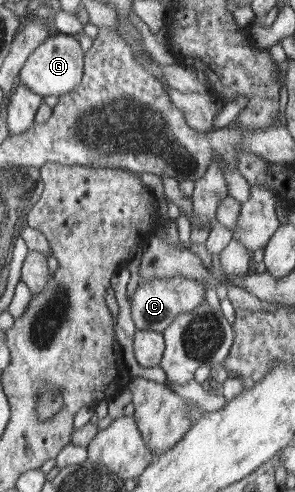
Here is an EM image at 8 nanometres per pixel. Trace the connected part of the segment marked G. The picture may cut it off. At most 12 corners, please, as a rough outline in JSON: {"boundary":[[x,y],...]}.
{"boundary":[[55,32],[19,81],[41,97],[79,90],[83,51]]}

